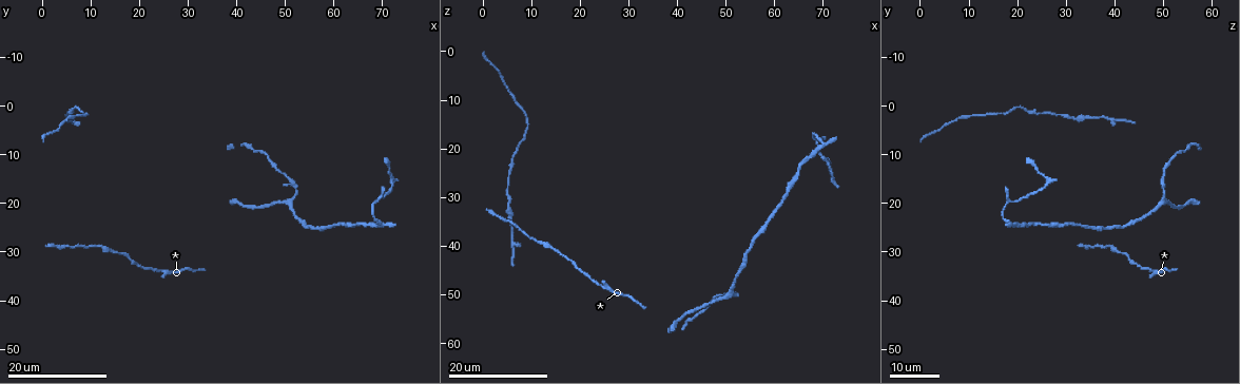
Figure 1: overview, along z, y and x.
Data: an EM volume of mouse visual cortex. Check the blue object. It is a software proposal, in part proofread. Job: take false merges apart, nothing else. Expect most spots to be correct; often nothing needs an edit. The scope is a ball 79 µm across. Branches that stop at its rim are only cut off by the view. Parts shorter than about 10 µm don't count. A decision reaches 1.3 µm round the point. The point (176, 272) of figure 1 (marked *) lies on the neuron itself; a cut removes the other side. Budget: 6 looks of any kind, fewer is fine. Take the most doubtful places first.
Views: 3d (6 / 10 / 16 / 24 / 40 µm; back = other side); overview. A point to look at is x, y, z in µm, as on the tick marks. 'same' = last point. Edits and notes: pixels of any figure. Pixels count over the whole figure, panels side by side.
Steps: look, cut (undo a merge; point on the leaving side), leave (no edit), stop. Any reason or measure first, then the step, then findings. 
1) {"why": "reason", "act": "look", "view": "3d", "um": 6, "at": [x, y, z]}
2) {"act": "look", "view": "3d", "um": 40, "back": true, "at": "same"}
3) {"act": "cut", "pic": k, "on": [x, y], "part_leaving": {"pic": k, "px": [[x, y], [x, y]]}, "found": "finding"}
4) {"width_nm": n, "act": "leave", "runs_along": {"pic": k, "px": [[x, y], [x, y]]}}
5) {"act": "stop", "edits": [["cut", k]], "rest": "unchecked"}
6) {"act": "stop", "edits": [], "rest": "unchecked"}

{"why": "three-way junction", "act": "look", "view": "3d", "um": 16, "at": [51.5, 19.5, 49.5]}

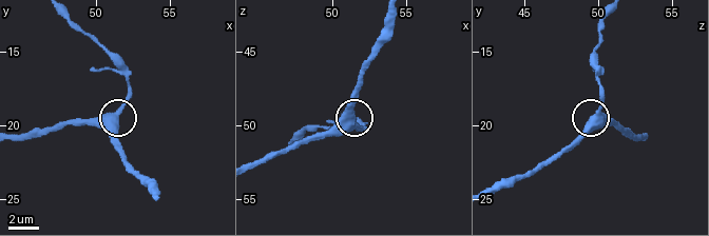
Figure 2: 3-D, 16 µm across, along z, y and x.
{"why": "closer look", "act": "look", "view": "3d", "um": 10, "at": [51.4, 19.6, 49.6]}

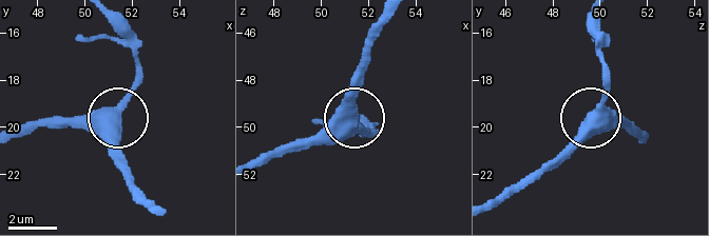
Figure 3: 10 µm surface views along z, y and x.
{"act": "leave", "found": "all the same neuron"}

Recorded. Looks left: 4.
{"why": "thick turns thin", "act": "look", "view": "3d", "um": 16, "at": [6.0, 1.5, 22.0]}

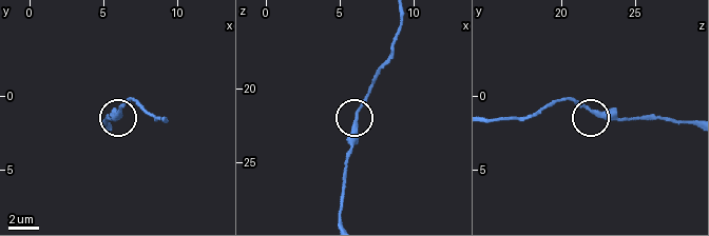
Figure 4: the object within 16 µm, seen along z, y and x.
{"act": "look", "view": "3d", "um": 6, "at": [6.2, 1.2, 22.2]}

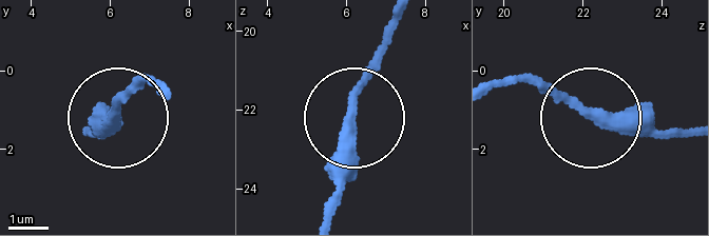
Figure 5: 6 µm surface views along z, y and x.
{"width_nm": 300, "act": "leave", "runs_along": {"pic": 5, "px": [[85, 131], [152, 80]]}, "found": "all the same neuron"}

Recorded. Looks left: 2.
{"why": "calibre changes", "act": "look", "view": "3d", "um": 16, "at": [11.5, 28.5, 39.0]}

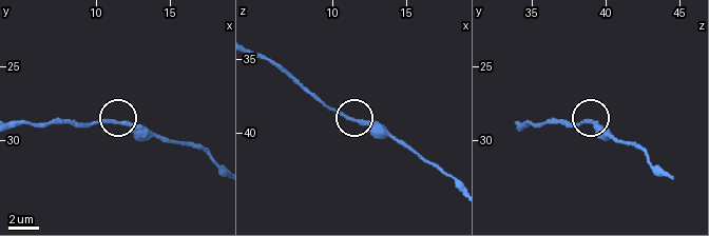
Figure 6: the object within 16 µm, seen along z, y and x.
{"act": "look", "view": "3d", "um": 6, "at": [12.0, 28.8, 39.4]}

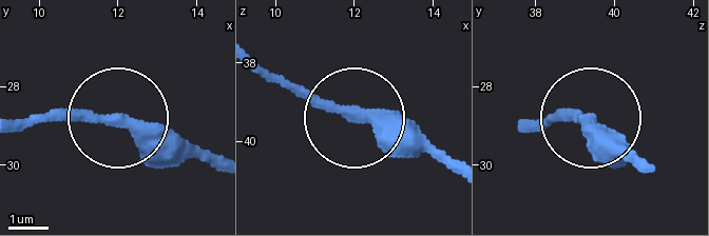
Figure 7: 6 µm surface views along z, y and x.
{"act": "leave", "runs_along": {"pic": 7, "px": [[446, 168], [396, 151], [254, 63]]}, "found": "one neuron here"}

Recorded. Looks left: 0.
{"act": "stop", "edits": [], "rest": "unchecked"}

